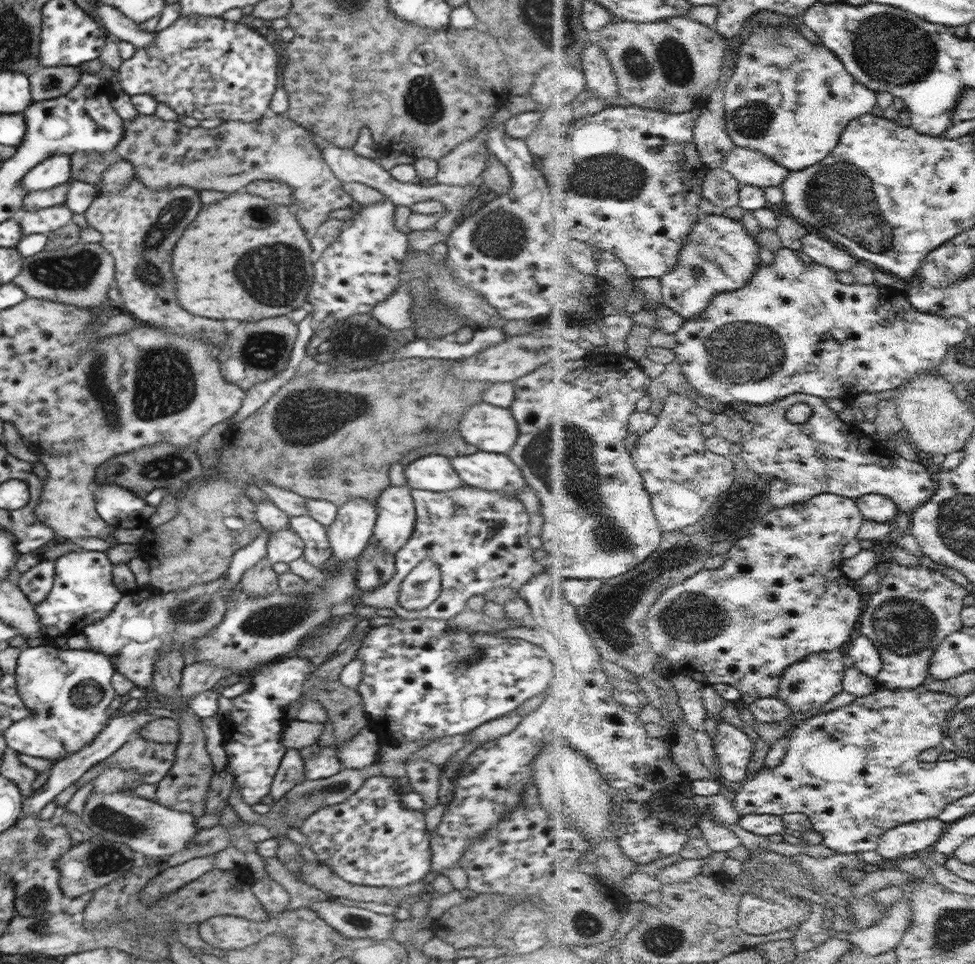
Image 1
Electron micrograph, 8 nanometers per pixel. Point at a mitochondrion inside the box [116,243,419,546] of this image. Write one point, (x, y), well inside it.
(299, 420)

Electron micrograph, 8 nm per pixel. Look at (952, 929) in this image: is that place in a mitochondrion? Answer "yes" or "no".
yes

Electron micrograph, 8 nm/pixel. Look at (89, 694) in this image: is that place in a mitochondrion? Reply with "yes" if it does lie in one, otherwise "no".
yes

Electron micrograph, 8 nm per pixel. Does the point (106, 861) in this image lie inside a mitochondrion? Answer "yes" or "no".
yes

